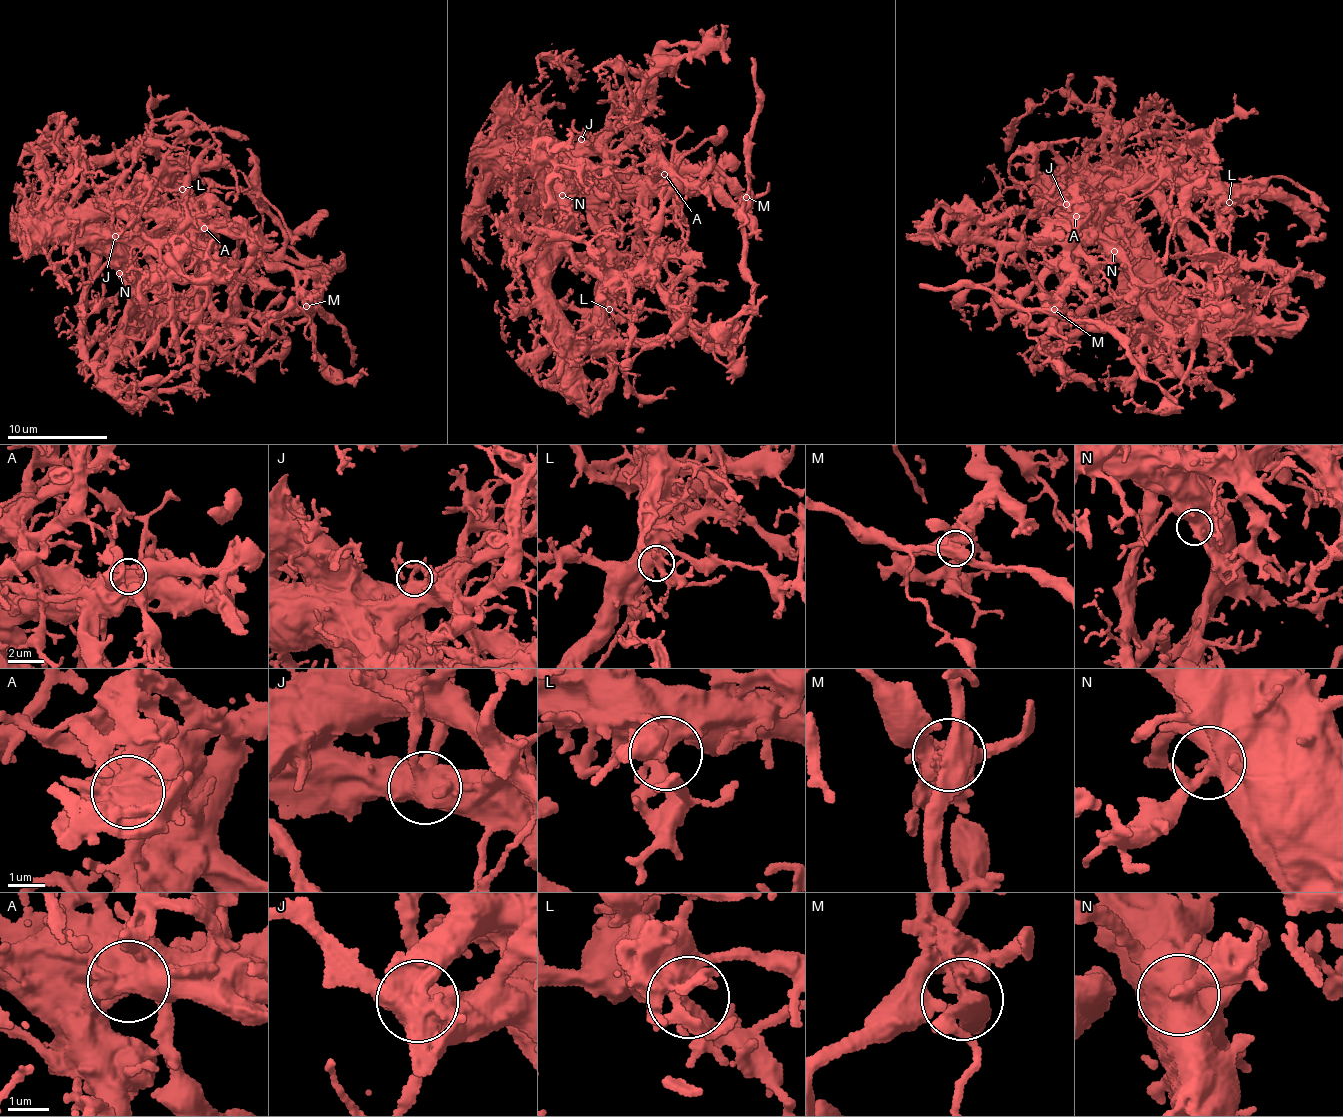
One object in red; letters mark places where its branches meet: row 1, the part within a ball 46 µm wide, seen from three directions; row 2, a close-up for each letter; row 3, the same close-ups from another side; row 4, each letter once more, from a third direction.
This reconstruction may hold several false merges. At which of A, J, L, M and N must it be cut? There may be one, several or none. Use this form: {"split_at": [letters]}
{"split_at": ["A", "M"]}

